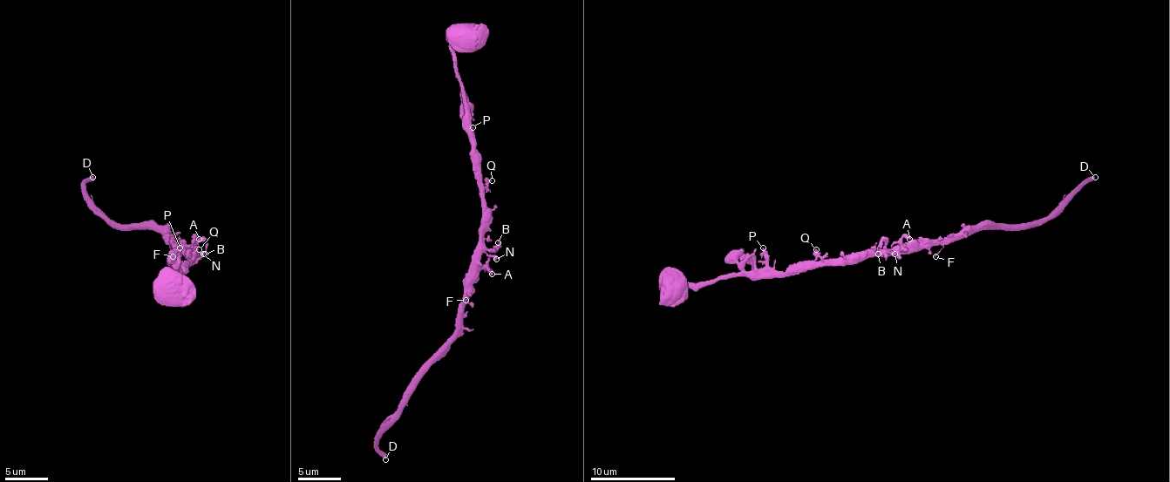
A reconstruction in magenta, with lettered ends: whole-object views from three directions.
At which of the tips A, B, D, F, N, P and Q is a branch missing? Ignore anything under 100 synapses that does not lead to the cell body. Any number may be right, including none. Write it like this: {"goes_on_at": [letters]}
{"goes_on_at": ["D"]}

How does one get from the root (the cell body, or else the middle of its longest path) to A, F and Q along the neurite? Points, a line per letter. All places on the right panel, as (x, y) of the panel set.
A: (671, 286), (859, 262), (894, 254), (901, 239), (909, 239)
F: (671, 286), (704, 283), (724, 275), (797, 273), (939, 243), (942, 249), (935, 256)
Q: (671, 286), (704, 283), (724, 275), (779, 275), (806, 271), (822, 258), (816, 249)

